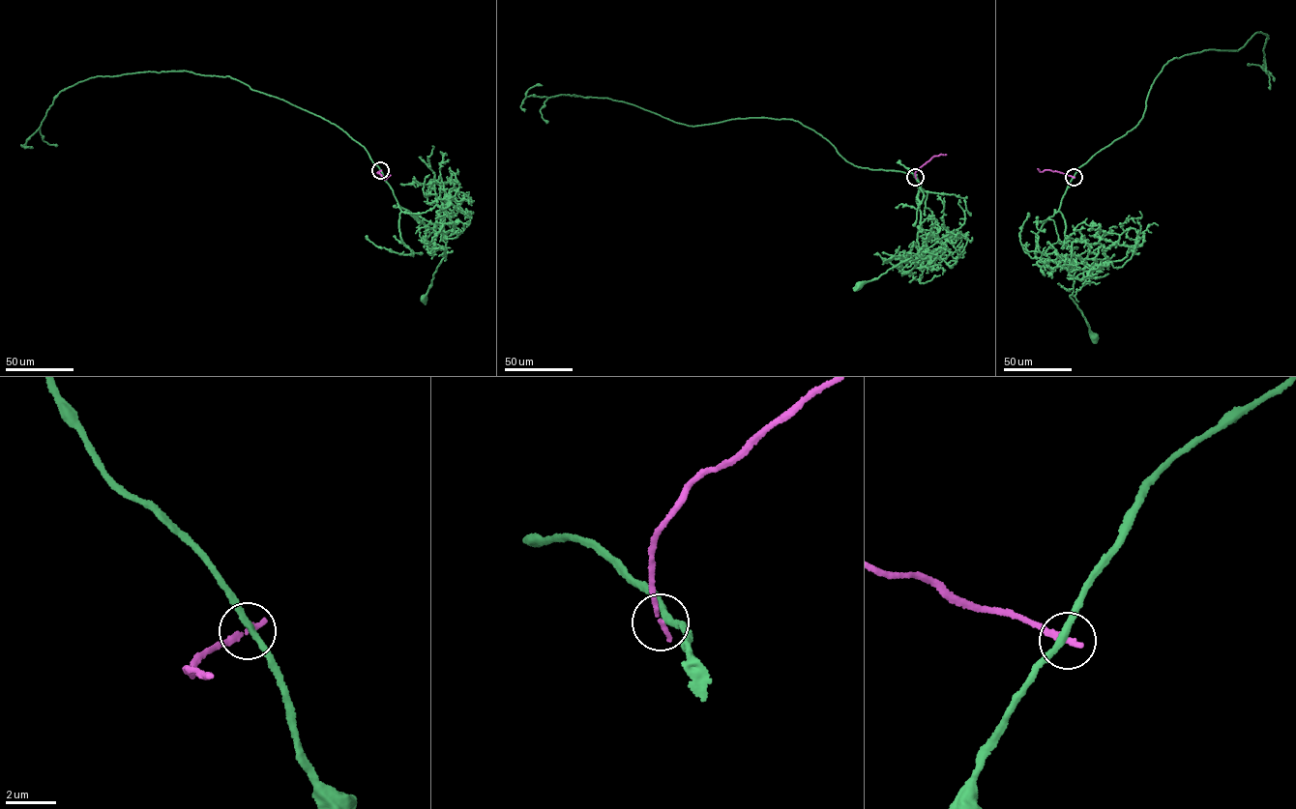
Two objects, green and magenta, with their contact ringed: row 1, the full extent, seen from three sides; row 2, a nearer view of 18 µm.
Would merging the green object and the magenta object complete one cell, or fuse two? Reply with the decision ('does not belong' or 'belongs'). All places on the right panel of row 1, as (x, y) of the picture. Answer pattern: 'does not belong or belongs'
does not belong

